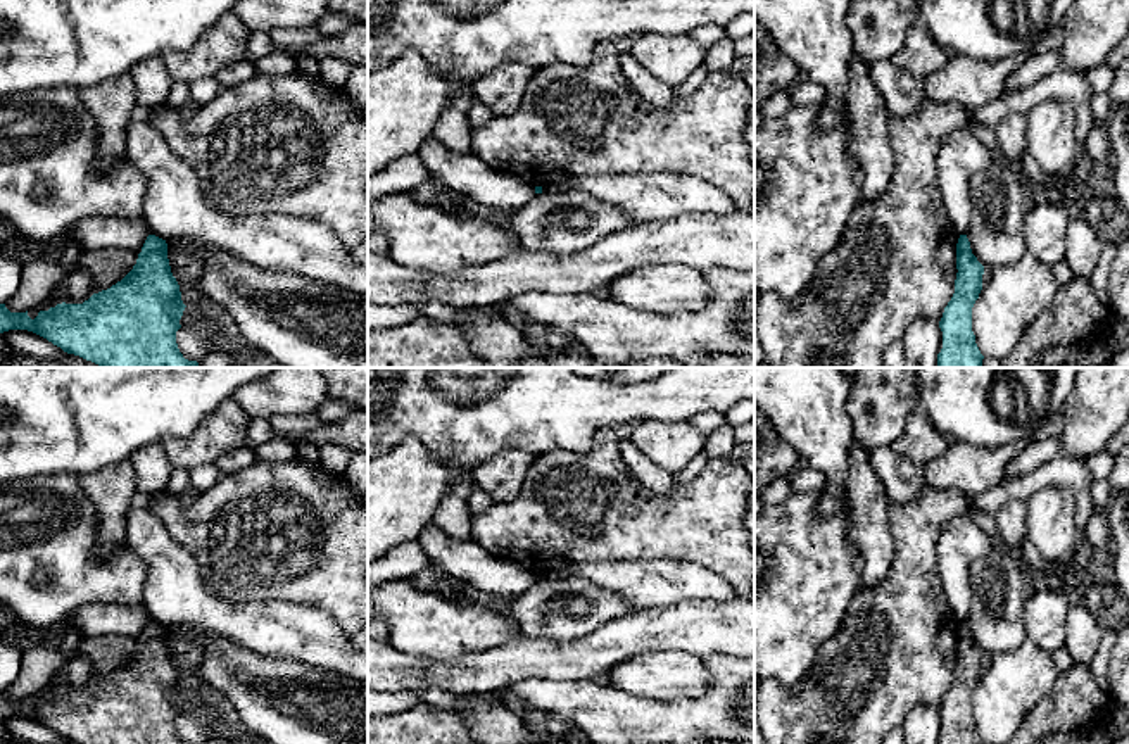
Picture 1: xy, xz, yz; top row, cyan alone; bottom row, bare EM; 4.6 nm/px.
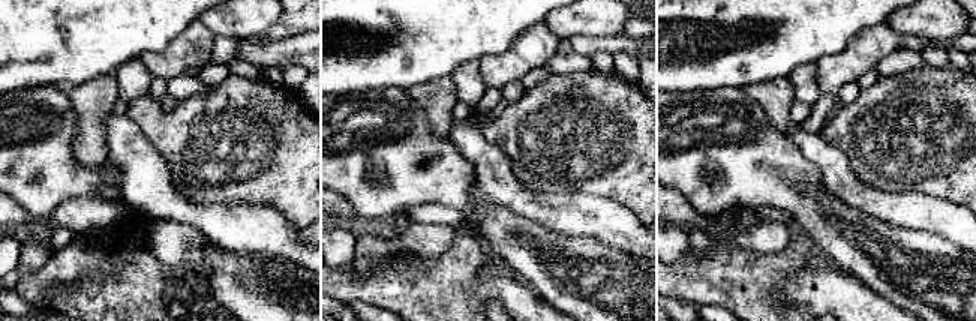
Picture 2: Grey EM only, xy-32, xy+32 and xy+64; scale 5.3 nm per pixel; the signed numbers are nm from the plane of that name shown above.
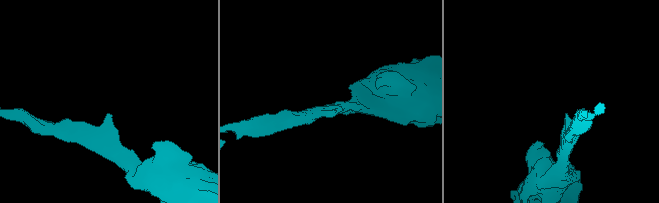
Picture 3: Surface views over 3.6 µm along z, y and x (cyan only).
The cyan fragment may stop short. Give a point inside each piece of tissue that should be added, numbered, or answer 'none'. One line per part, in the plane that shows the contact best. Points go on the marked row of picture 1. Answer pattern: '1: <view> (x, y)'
none

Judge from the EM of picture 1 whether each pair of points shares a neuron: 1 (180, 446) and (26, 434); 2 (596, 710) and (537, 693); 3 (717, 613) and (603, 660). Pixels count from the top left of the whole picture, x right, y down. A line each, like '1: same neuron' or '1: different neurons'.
1: different neurons
2: same neuron
3: same neuron

